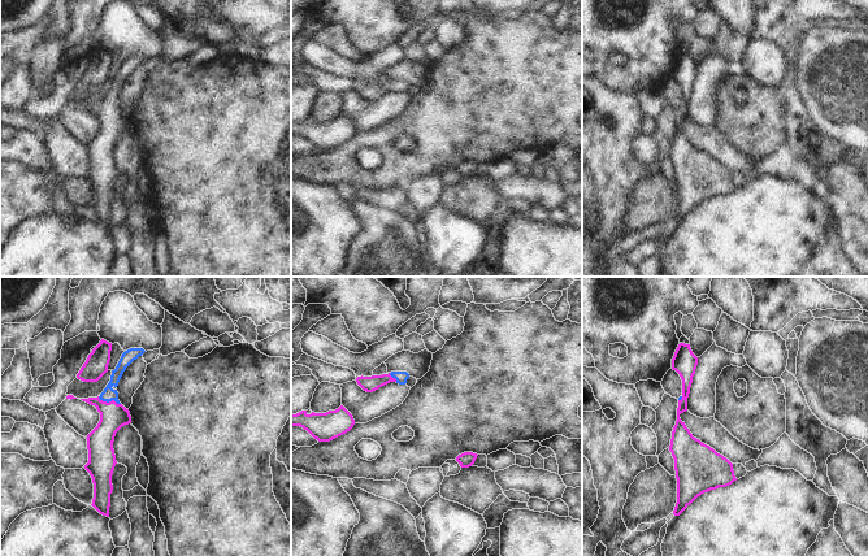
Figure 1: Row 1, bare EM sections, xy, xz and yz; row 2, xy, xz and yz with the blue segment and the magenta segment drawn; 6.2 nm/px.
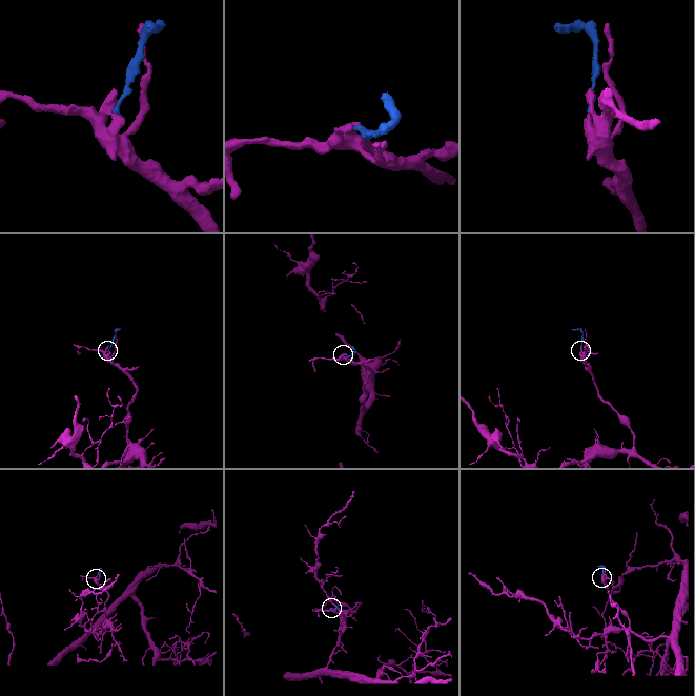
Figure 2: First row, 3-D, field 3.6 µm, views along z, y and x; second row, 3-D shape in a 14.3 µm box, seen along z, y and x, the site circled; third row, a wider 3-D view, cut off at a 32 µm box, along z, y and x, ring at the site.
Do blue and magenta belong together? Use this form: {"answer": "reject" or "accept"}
{"answer": "accept"}

